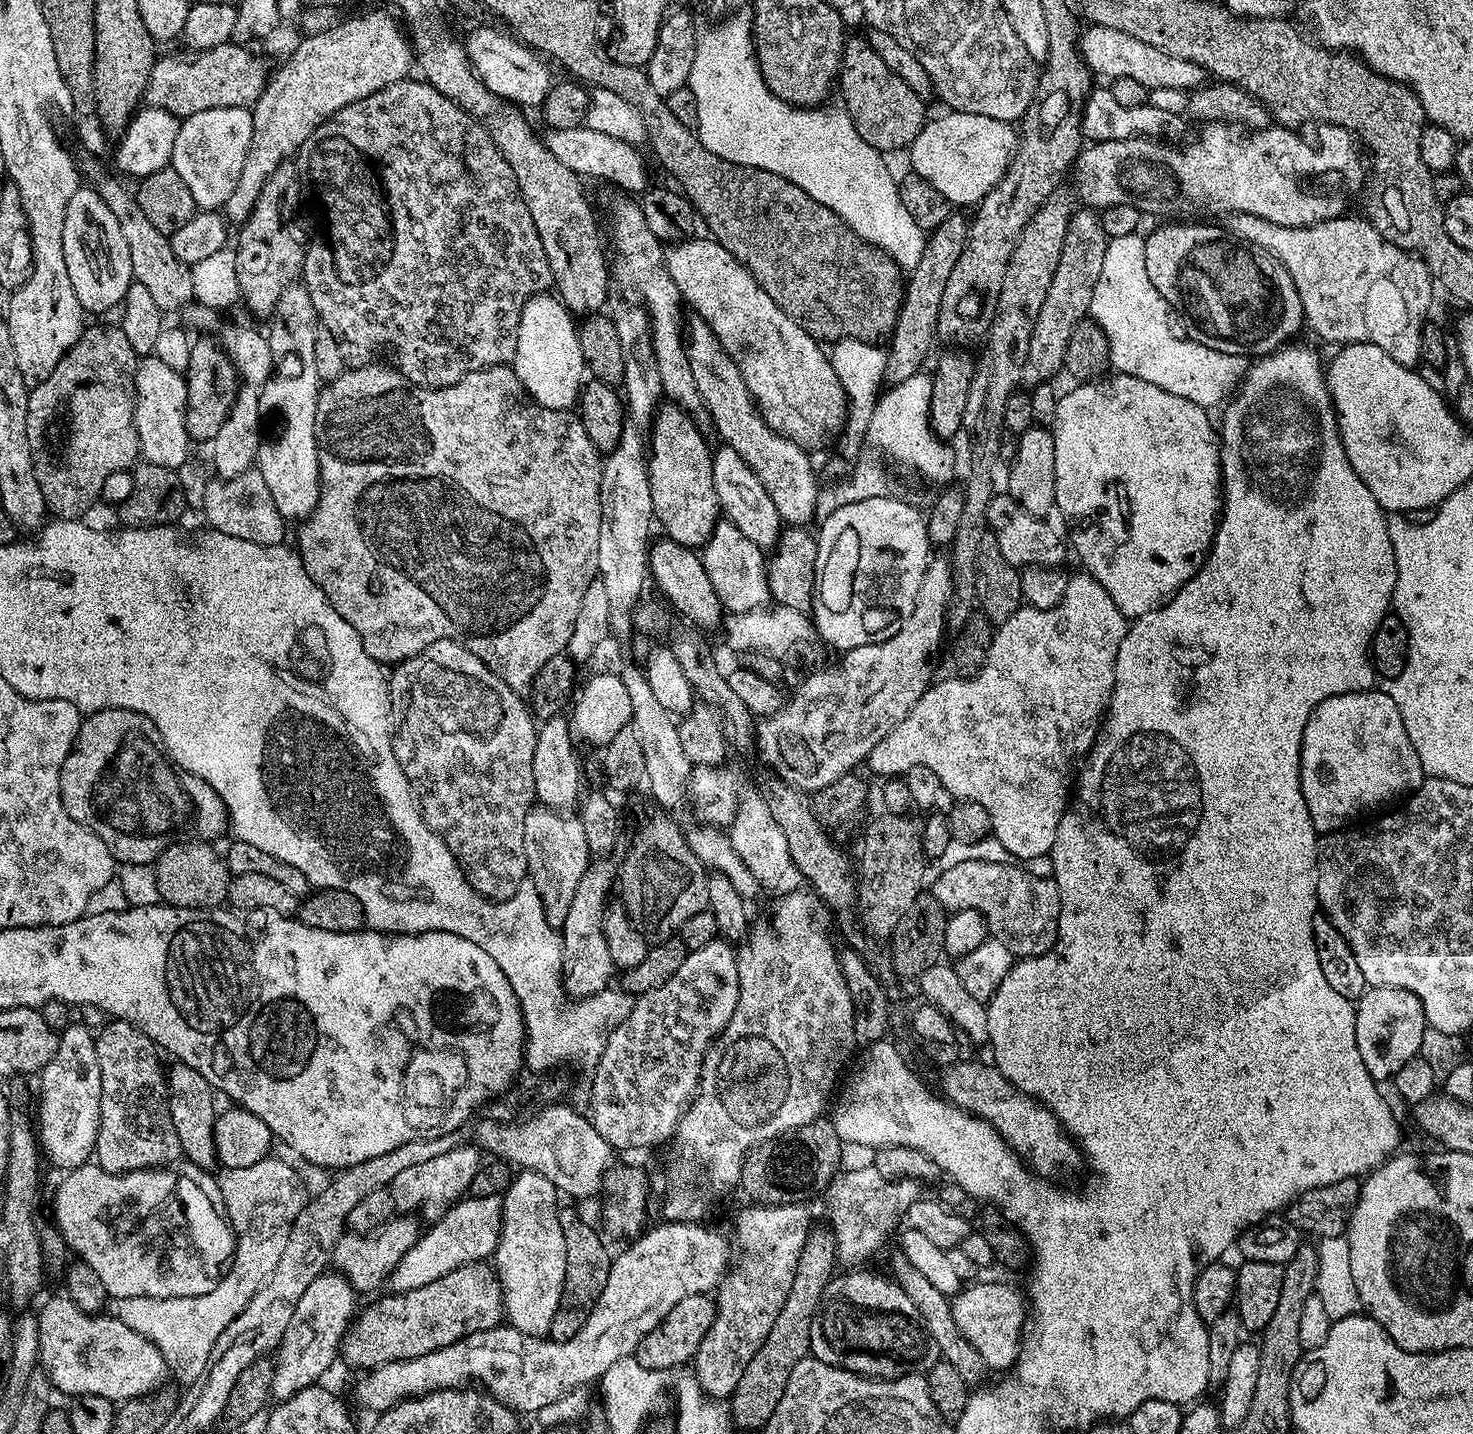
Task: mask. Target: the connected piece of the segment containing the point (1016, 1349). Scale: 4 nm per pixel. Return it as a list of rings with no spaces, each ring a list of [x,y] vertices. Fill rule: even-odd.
[[[969,1283],[951,1297],[954,1323],[962,1338],[966,1338],[966,1342],[970,1342],[970,1346],[978,1352],[985,1369],[1011,1369],[1019,1357],[1026,1331],[1025,1293],[1008,1284],[980,1283]]]

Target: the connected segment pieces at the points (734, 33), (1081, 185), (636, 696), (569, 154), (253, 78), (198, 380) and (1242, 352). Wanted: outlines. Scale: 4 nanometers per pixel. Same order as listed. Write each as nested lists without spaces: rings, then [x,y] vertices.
[[[732,14],[717,28],[709,32],[701,31],[696,38],[696,53],[687,81],[687,87],[694,90],[694,98],[698,98],[698,122],[694,129],[702,146],[710,150],[710,154],[718,154],[718,158],[726,158],[726,162],[741,164],[747,168],[766,170],[770,174],[778,174],[794,186],[806,190],[814,202],[822,202],[858,238],[888,253],[901,269],[911,270],[918,266],[918,258],[922,258],[925,229],[910,218],[906,206],[902,206],[900,186],[897,177],[892,177],[885,157],[874,146],[870,146],[858,134],[854,122],[843,107],[797,108],[795,104],[787,104],[778,98],[764,81],[760,72],[760,63],[754,55],[754,29],[747,15]]]
[[[1208,122],[1203,125],[1197,140],[1192,140],[1189,144],[1184,144],[1181,148],[1175,148],[1172,144],[1163,144],[1163,139],[1153,138],[1150,136],[1135,136],[1125,140],[1102,140],[1092,142],[1081,151],[1076,158],[1074,173],[1076,172],[1076,188],[1080,191],[1081,205],[1103,210],[1110,206],[1122,206],[1129,204],[1139,208],[1141,213],[1148,212],[1220,212],[1219,214],[1231,214],[1241,212],[1242,214],[1254,214],[1258,218],[1266,218],[1266,222],[1274,222],[1280,226],[1308,226],[1317,224],[1323,220],[1332,220],[1335,216],[1345,215],[1349,211],[1348,199],[1356,191],[1363,189],[1366,184],[1366,156],[1358,143],[1357,137],[1349,132],[1347,128],[1337,124],[1317,123],[1316,137],[1313,138],[1312,144],[1295,128],[1285,128],[1283,126],[1269,126],[1264,129],[1241,130],[1228,122]]]
[[[628,664],[619,669],[622,686],[626,686],[626,694],[630,698],[632,722],[636,727],[638,742],[642,742],[642,755],[646,757],[646,788],[670,807],[676,808],[690,792],[693,764],[686,758],[686,750],[682,750],[682,738],[678,738],[680,729],[677,717],[666,711],[662,702],[658,702],[654,690],[650,690],[647,671],[643,667],[635,668]]]
[[[586,126],[570,130],[548,128],[545,133],[542,139],[550,154],[554,154],[554,158],[558,158],[562,166],[570,166],[570,170],[574,170],[577,176],[597,176],[600,180],[609,180],[610,183],[617,184],[624,194],[643,194],[648,191],[648,164],[637,145],[622,142],[622,138],[610,138],[610,134],[602,134],[599,130],[590,130]]]
[[[229,42],[199,54],[188,54],[185,60],[180,56],[161,55],[152,67],[143,103],[165,108],[179,118],[215,108],[251,109],[268,85],[270,68],[264,65],[262,57],[255,56],[250,49],[243,43]]]
[[[208,334],[199,335],[202,336],[198,340],[197,338],[191,343],[189,366],[186,371],[186,379],[188,381],[188,413],[186,414],[186,430],[189,437],[193,441],[205,440],[205,442],[211,442],[215,435],[218,434],[218,430],[222,426],[224,420],[228,416],[228,412],[231,410],[233,402],[236,400],[236,394],[238,391],[238,373],[236,368],[232,364],[232,360],[220,347],[219,341],[216,341],[208,336]]]
[[[1164,224],[1161,228],[1154,229],[1149,236],[1145,235],[1143,242],[1146,274],[1150,274],[1150,282],[1154,286],[1154,290],[1158,290],[1158,294],[1162,294],[1162,298],[1168,304],[1169,309],[1176,311],[1177,308],[1184,315],[1184,320],[1188,323],[1187,339],[1198,342],[1202,346],[1210,346],[1210,350],[1222,350],[1222,354],[1259,358],[1276,351],[1278,348],[1285,347],[1295,337],[1292,335],[1300,327],[1302,329],[1305,327],[1302,298],[1298,298],[1298,290],[1294,290],[1294,278],[1290,278],[1287,270],[1263,248],[1248,244],[1245,240],[1239,240],[1236,236],[1231,236],[1227,228],[1223,226],[1215,228],[1212,224]]]

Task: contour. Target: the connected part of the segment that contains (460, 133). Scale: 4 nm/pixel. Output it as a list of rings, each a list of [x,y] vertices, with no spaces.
[[[405,78],[394,82],[382,90],[378,90],[374,94],[370,94],[366,98],[362,98],[358,102],[346,106],[342,110],[338,110],[329,120],[322,122],[322,126],[318,126],[318,130],[314,130],[314,134],[310,134],[310,138],[306,138],[306,142],[301,146],[298,153],[298,171],[301,181],[306,185],[307,191],[309,188],[316,195],[316,200],[320,203],[321,210],[324,211],[324,229],[320,232],[320,240],[324,244],[316,244],[313,248],[309,247],[307,249],[306,263],[302,269],[302,283],[308,289],[310,300],[314,302],[314,310],[316,311],[319,323],[326,330],[330,330],[330,334],[334,334],[334,342],[338,342],[344,359],[349,365],[359,366],[369,363],[375,357],[372,355],[383,344],[389,344],[392,347],[393,354],[396,355],[396,361],[394,361],[395,367],[407,380],[415,384],[422,384],[425,388],[445,388],[462,378],[466,378],[466,374],[470,374],[474,370],[482,370],[495,364],[508,364],[515,361],[518,322],[520,321],[524,304],[527,300],[533,299],[537,294],[543,293],[545,290],[553,287],[552,271],[550,270],[550,262],[546,258],[546,250],[542,250],[542,238],[538,238],[538,230],[534,226],[534,218],[530,218],[530,210],[526,206],[526,202],[520,193],[518,182],[514,178],[514,170],[510,170],[506,158],[502,158],[498,146],[494,146],[488,129],[479,120],[475,120],[469,112],[464,112],[450,98],[446,98],[441,92],[434,90],[434,86],[430,86],[420,78],[415,78],[416,80],[412,79]]]

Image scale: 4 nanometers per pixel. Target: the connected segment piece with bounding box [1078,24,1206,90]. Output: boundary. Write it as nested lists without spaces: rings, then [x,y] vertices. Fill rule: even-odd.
[[[1097,24],[1085,27],[1085,29],[1085,32],[1083,29],[1078,36],[1080,56],[1089,72],[1097,77],[1105,76],[1105,81],[1134,78],[1150,90],[1158,88],[1193,90],[1205,83],[1204,68],[1186,58],[1174,58],[1174,54],[1166,54],[1166,50],[1158,50],[1158,46],[1150,46],[1150,42],[1142,42],[1131,34],[1122,34],[1122,30],[1114,30]]]

